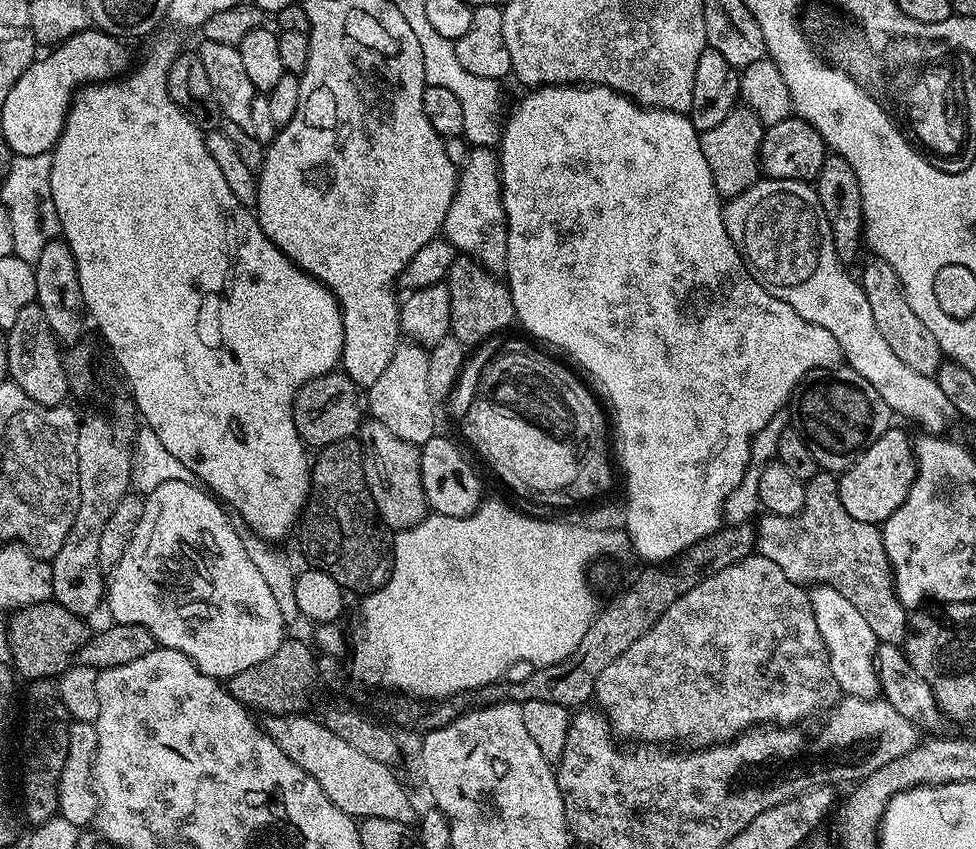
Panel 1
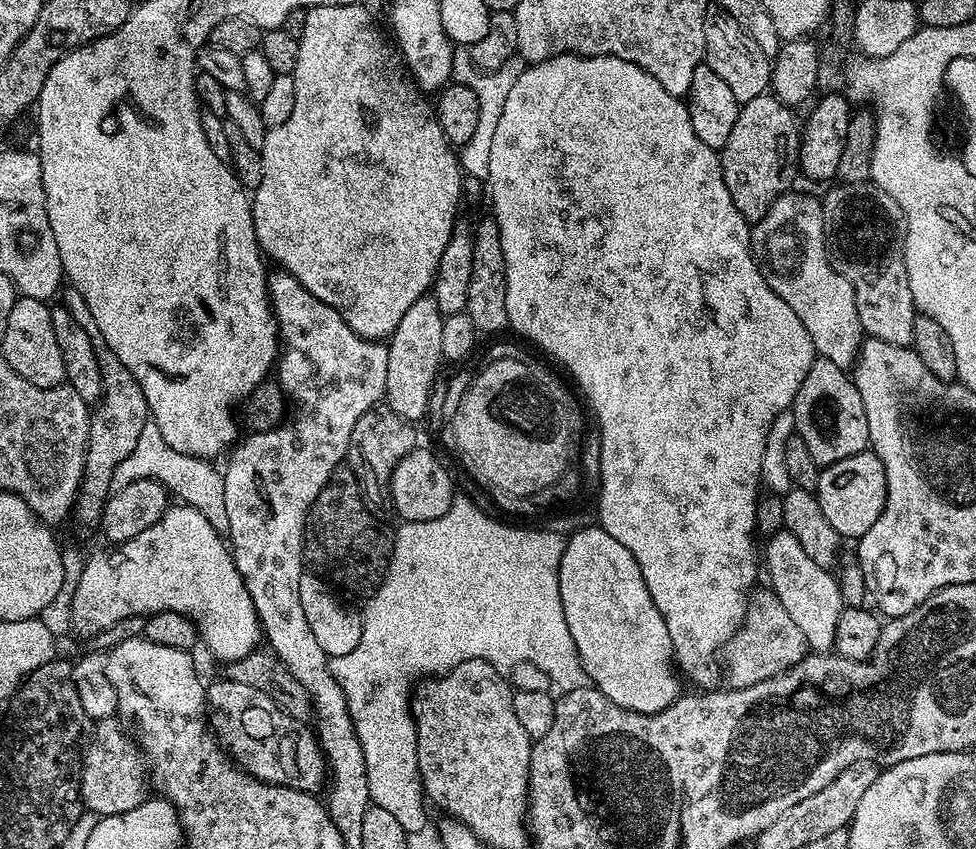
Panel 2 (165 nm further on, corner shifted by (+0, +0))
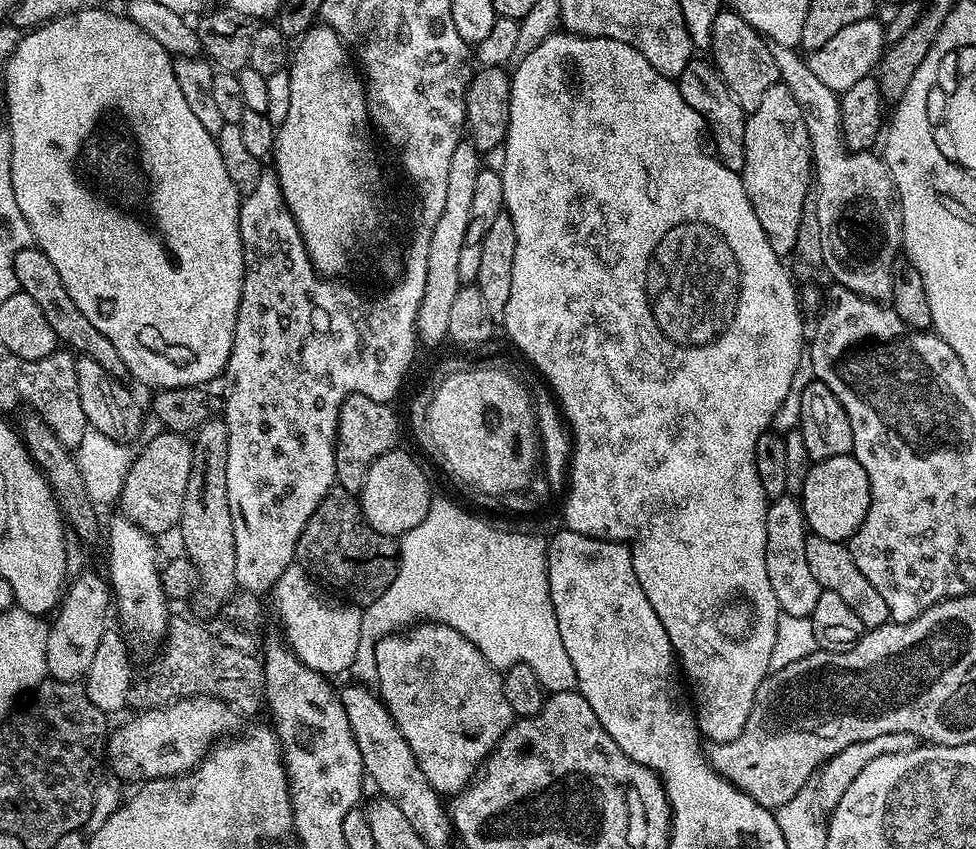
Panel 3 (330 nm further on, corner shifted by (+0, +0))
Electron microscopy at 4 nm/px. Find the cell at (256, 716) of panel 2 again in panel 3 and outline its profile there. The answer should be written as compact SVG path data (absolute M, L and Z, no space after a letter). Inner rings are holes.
M191 696L135 714L125 724L115 725L106 740L107 767L112 767L111 775L120 782L147 782L191 772L213 744L231 733L238 719L232 705L212 696Z

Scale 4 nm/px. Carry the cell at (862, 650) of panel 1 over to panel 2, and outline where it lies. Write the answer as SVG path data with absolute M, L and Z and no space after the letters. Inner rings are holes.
M781 531L767 537L762 548L762 564L768 567L768 580L773 594L782 602L786 614L802 630L809 649L816 654L828 654L833 651L835 631L838 627L839 616L846 607L840 593L840 581L829 569L818 566L802 550L798 538L794 534Z

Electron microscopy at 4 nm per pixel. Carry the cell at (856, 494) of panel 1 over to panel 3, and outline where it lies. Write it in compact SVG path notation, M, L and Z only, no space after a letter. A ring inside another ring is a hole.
M849 454L815 461L806 474L806 486L802 493L807 531L822 538L851 541L852 535L862 526L871 501L870 478L866 478L866 470L862 470L855 456Z

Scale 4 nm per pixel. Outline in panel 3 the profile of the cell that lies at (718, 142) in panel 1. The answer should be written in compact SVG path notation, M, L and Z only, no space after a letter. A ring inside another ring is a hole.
M777 82L766 90L758 110L747 113L746 122L746 162L742 179L748 201L754 206L754 214L758 214L758 222L762 222L762 230L766 230L766 238L770 246L774 246L774 254L782 258L793 255L795 242L798 240L798 226L801 225L802 204L814 184L812 166L812 143L806 130L806 118L802 114L802 106L794 102L794 94L785 84Z

